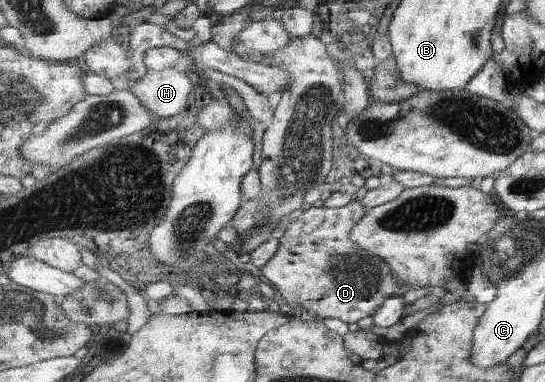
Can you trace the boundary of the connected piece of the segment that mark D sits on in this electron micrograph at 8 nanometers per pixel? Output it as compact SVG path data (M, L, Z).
M355 198L344 207L330 208L324 204L297 213L285 226L285 234L279 239L280 248L276 256L260 268L261 273L286 301L290 304L297 302L318 319L338 318L347 324L354 324L362 318L371 317L398 290L399 284L388 262L378 256L371 256L356 241L352 241L352 230L368 211L362 201Z

